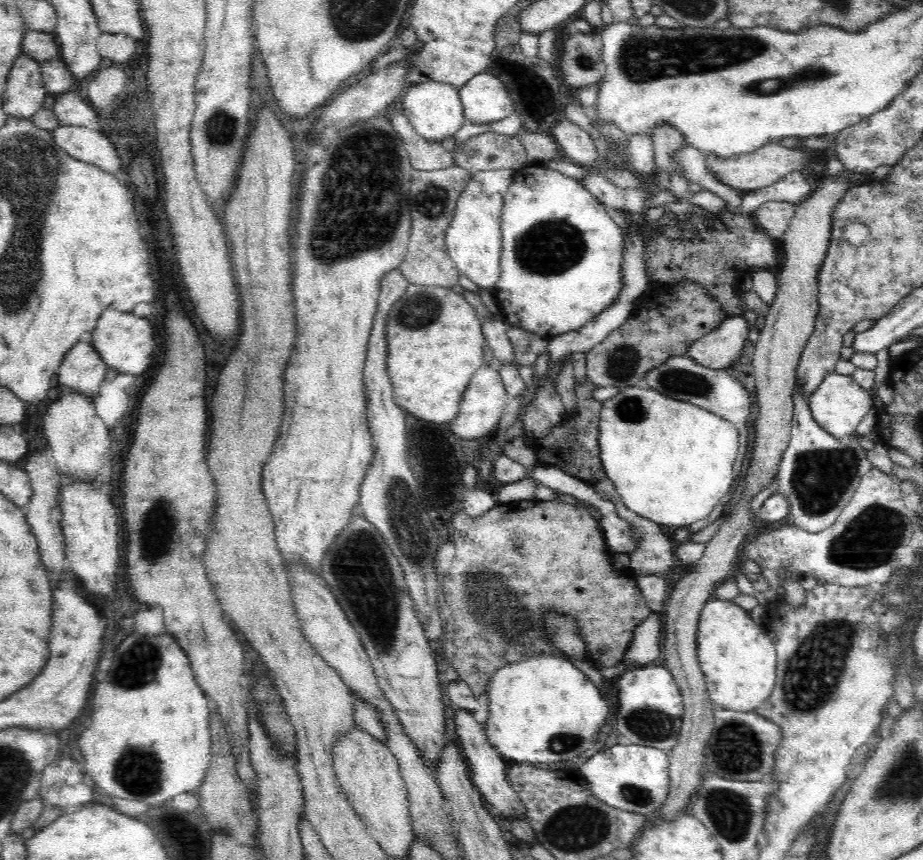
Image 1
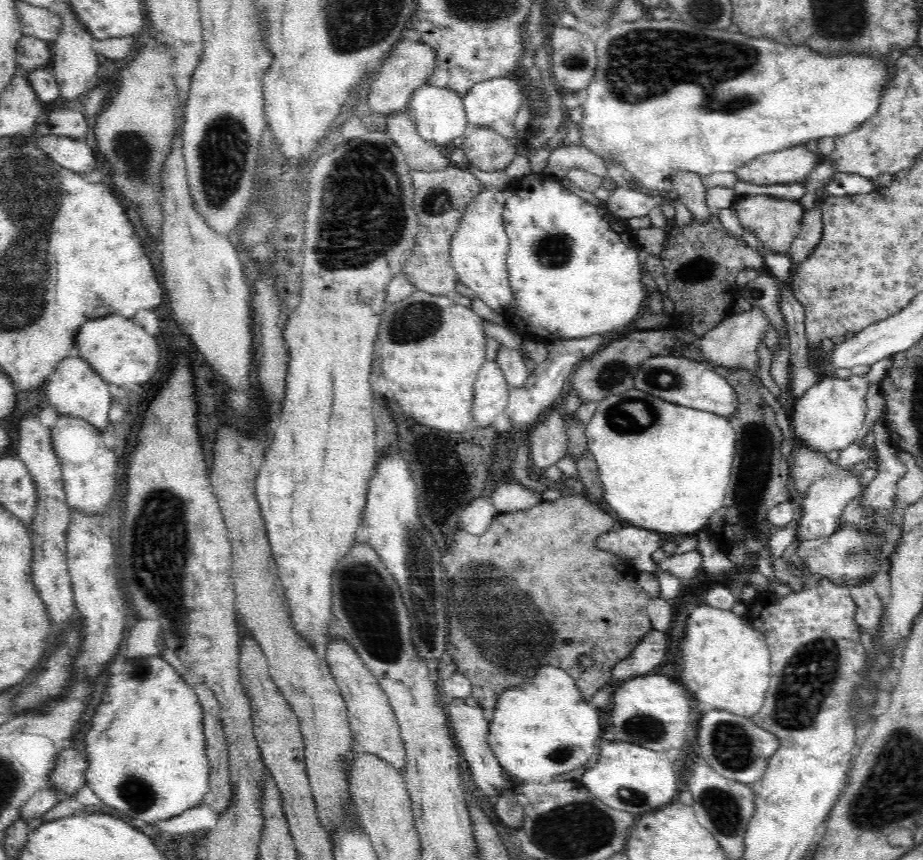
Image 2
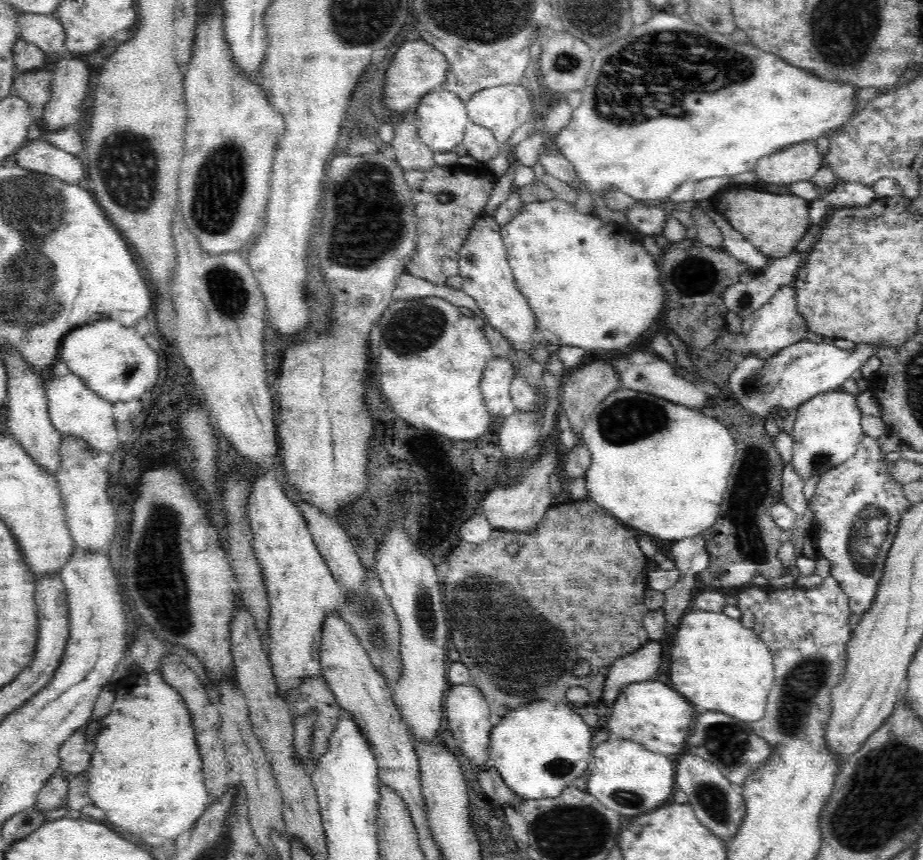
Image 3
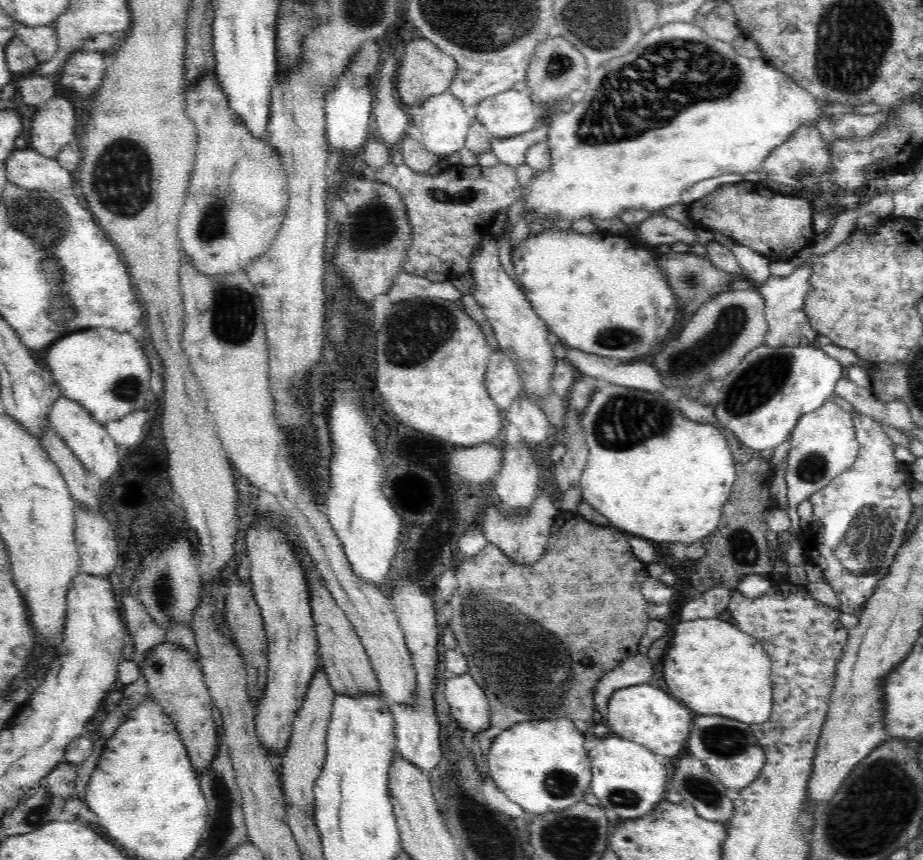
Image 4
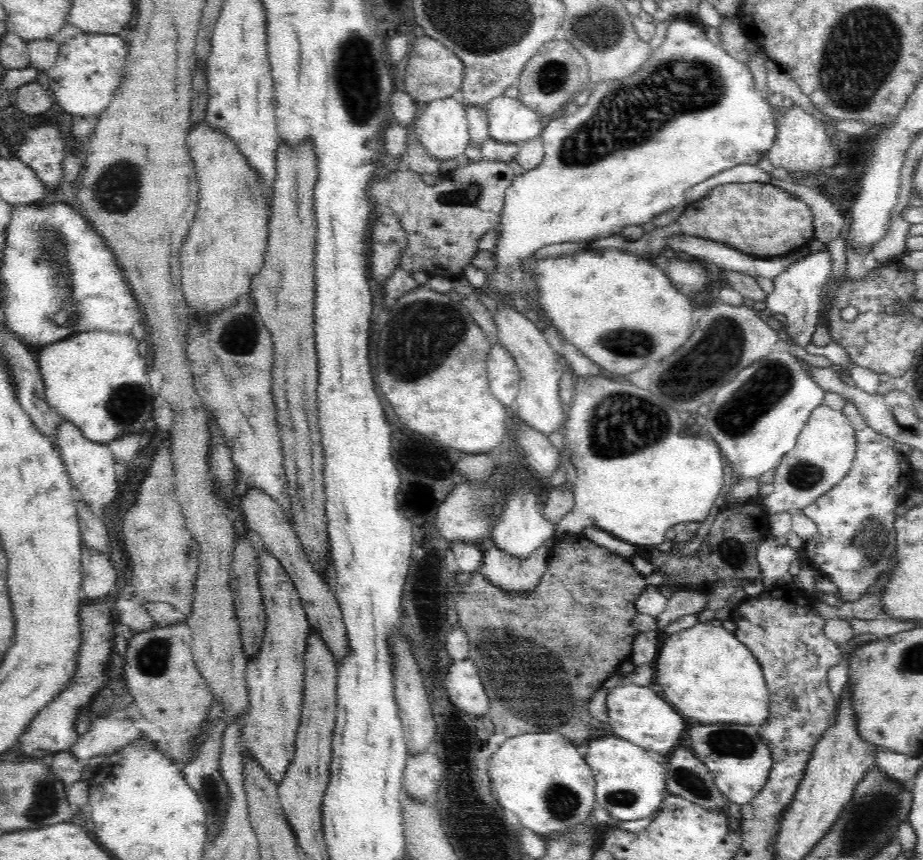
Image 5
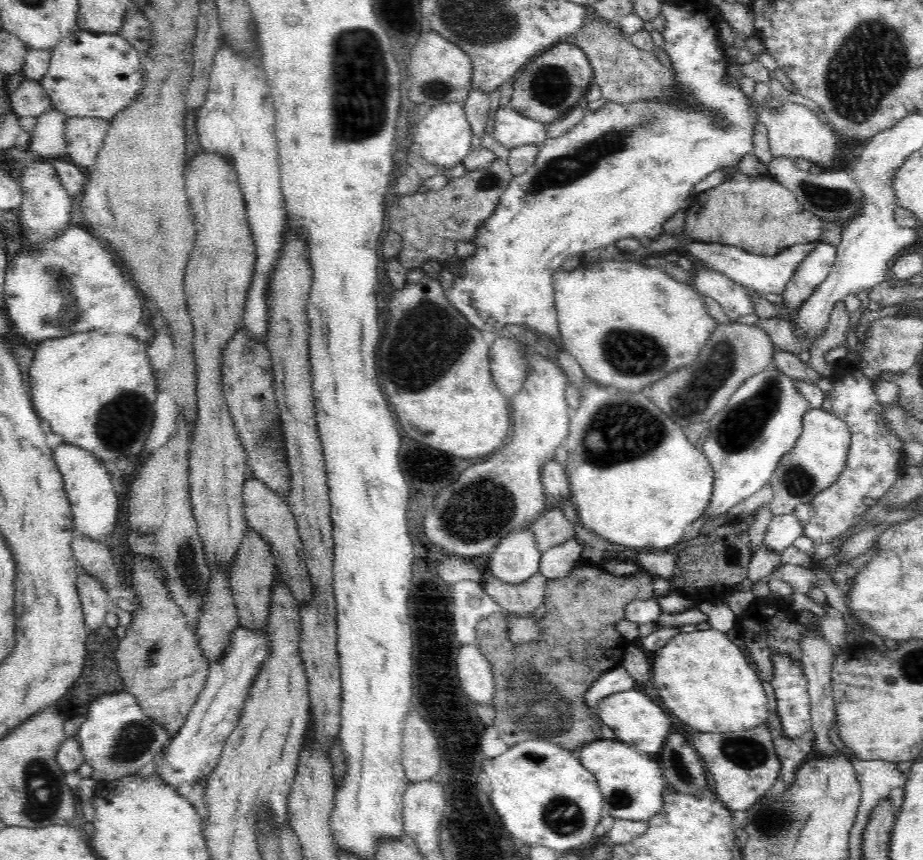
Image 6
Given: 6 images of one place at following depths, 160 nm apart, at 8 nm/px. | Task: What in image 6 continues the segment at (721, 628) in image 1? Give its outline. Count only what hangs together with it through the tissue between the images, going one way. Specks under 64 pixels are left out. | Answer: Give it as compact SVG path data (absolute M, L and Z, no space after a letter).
M715 628L708 630L696 630L689 633L677 634L652 654L650 686L658 690L658 696L662 698L662 704L668 708L676 718L686 722L698 732L738 732L750 730L757 726L764 725L769 716L768 698L756 672L746 661L746 657L738 646L730 639L725 632Z

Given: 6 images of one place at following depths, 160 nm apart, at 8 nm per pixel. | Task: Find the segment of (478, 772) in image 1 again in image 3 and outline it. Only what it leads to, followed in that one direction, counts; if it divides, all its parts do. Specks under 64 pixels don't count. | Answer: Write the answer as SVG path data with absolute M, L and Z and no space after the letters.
M472 683L449 684L445 698L446 711L444 714L447 714L448 720L450 720L450 728L456 738L456 746L464 752L464 756L468 756L474 764L478 764L478 768L486 770L488 763L491 763L489 738L493 725L488 720L490 710L488 710L488 704L482 696L482 691L478 690Z

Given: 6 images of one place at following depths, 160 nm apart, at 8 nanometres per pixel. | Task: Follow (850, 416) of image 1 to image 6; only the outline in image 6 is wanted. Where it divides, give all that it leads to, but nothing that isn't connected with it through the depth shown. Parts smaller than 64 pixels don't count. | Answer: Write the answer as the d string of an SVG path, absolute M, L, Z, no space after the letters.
M812 408L808 409L806 414L804 414L802 425L804 425L802 434L796 441L794 448L782 456L779 467L774 471L772 478L769 480L769 484L773 490L773 497L768 505L770 505L770 511L772 511L774 516L793 513L798 505L814 500L814 497L819 492L828 488L838 478L847 461L851 431L848 429L846 422L822 408Z

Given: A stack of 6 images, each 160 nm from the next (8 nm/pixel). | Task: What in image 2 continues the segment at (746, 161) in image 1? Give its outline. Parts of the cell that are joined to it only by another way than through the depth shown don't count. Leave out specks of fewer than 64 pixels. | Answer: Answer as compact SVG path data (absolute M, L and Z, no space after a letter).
M804 145L788 147L778 152L761 154L734 173L738 180L757 185L782 184L805 181L818 165L818 152L811 152Z

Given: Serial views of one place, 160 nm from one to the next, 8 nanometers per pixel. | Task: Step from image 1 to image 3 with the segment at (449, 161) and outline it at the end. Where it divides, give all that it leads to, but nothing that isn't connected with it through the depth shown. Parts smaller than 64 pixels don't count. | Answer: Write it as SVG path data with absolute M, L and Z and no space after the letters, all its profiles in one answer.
M402 122L396 125L391 146L395 150L396 161L404 171L429 169L436 164L435 150L422 142L416 124Z

